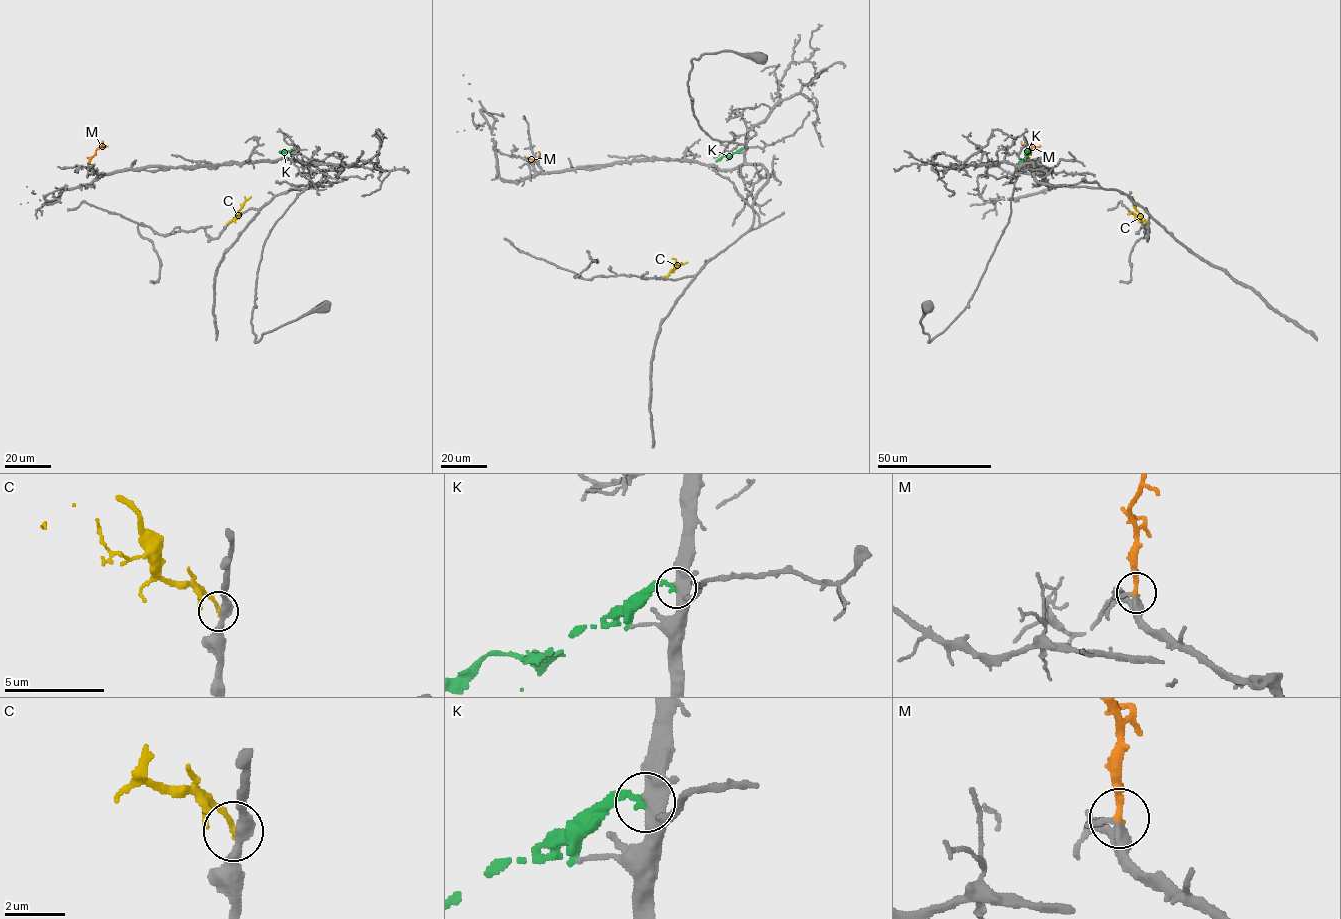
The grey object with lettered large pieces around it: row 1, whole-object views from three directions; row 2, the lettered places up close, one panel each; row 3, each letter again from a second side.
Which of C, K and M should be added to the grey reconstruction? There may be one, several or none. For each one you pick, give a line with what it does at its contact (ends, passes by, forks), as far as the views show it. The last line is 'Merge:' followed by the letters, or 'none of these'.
M: it passes by
Merge: M

